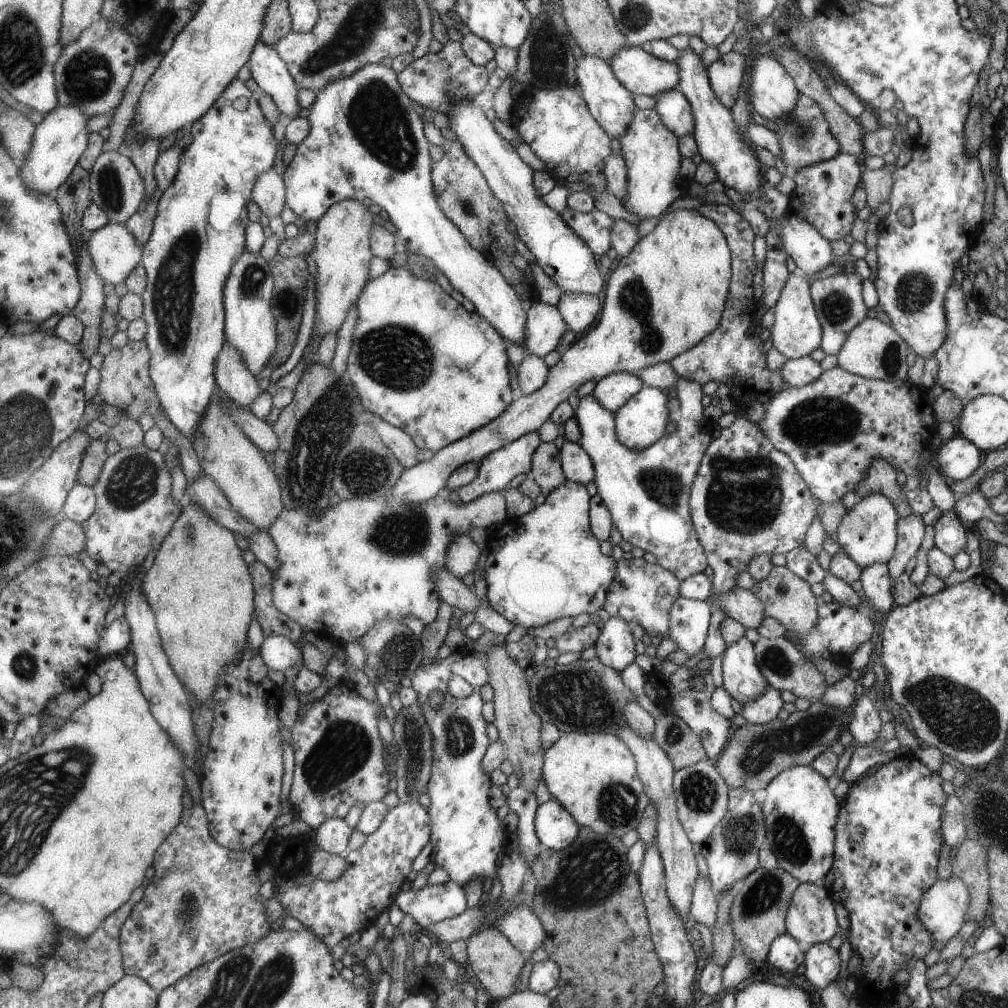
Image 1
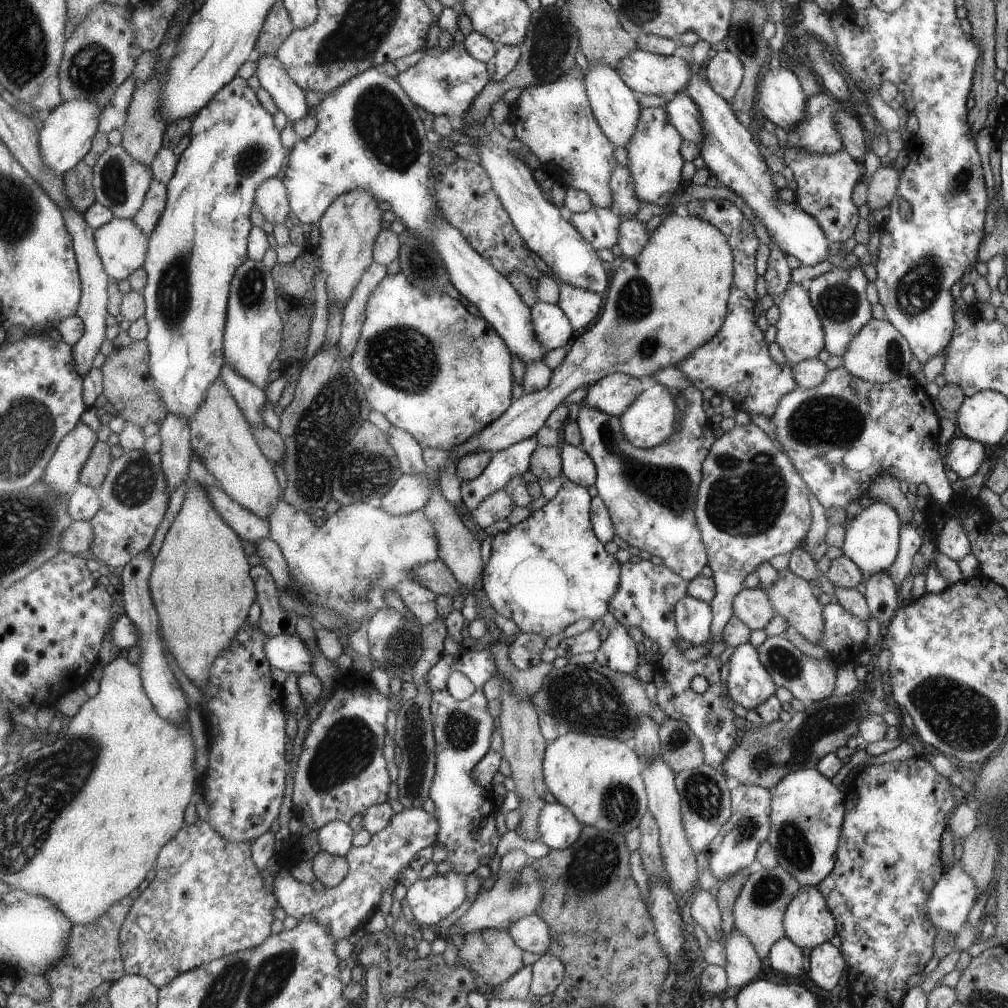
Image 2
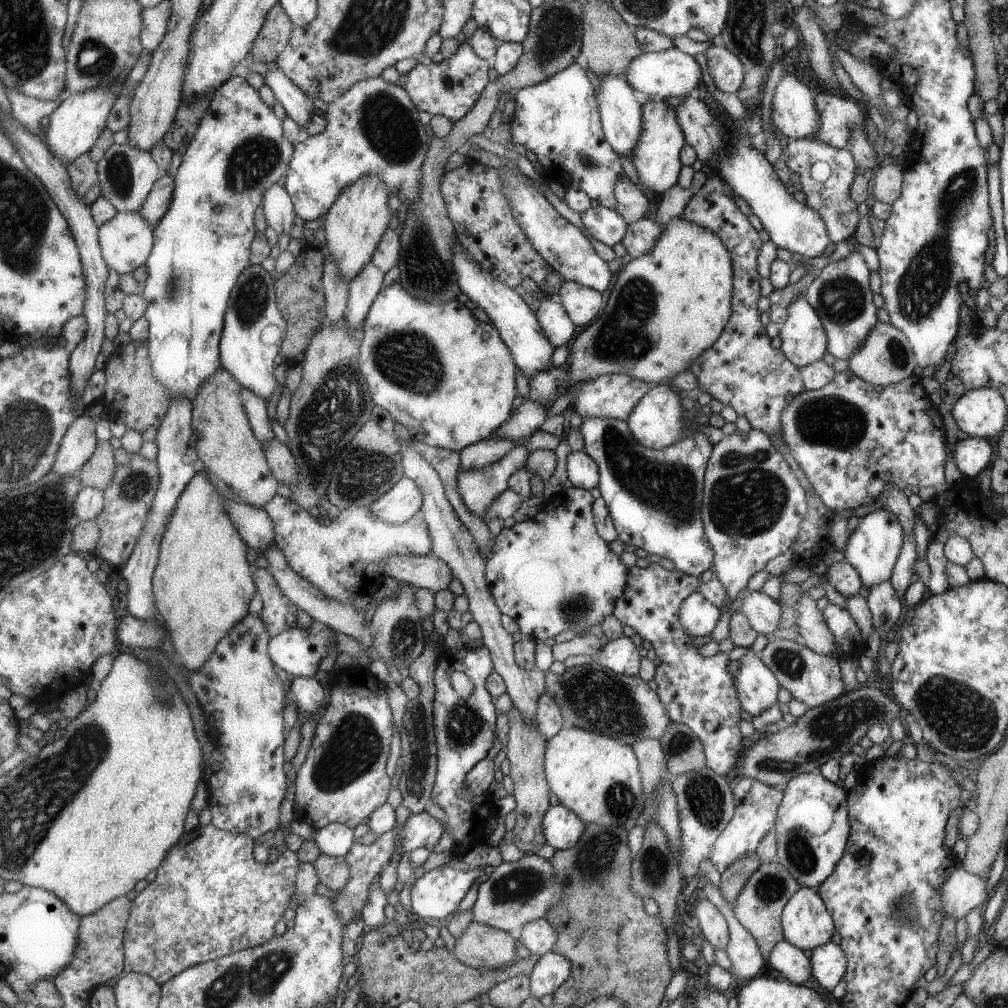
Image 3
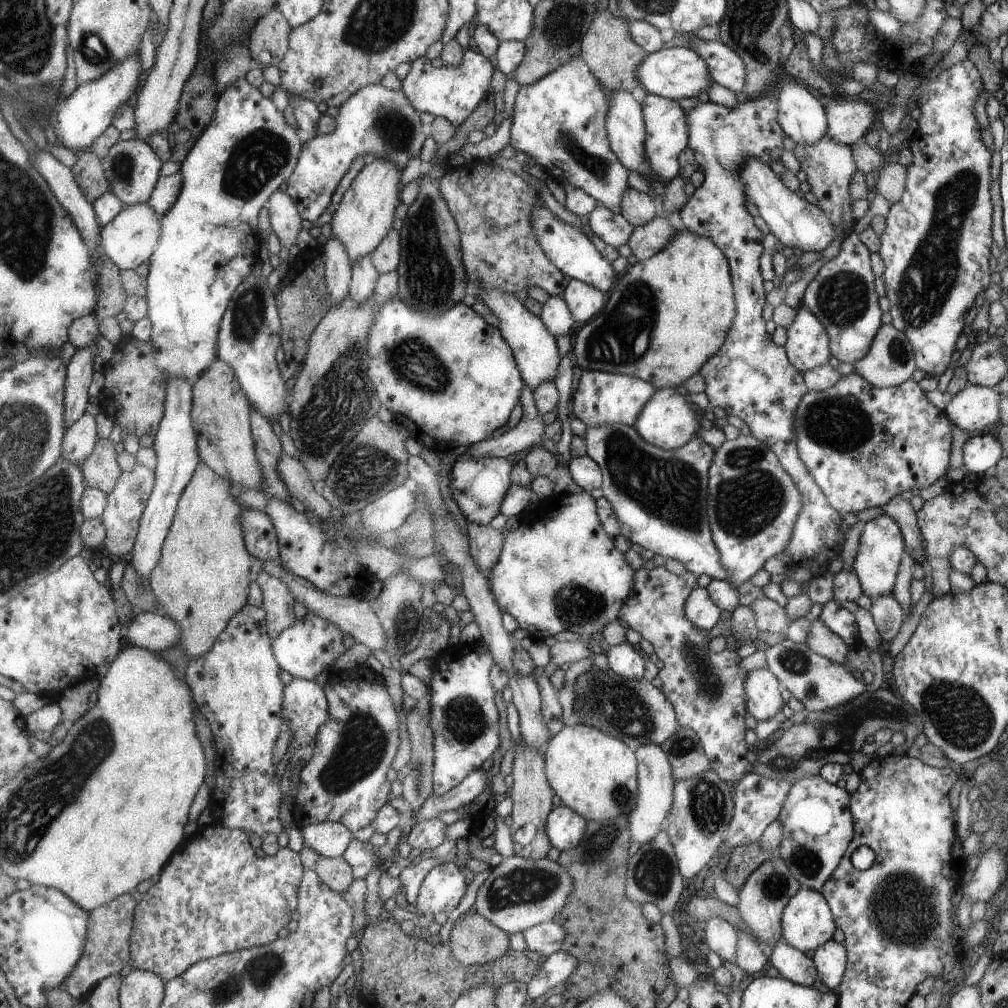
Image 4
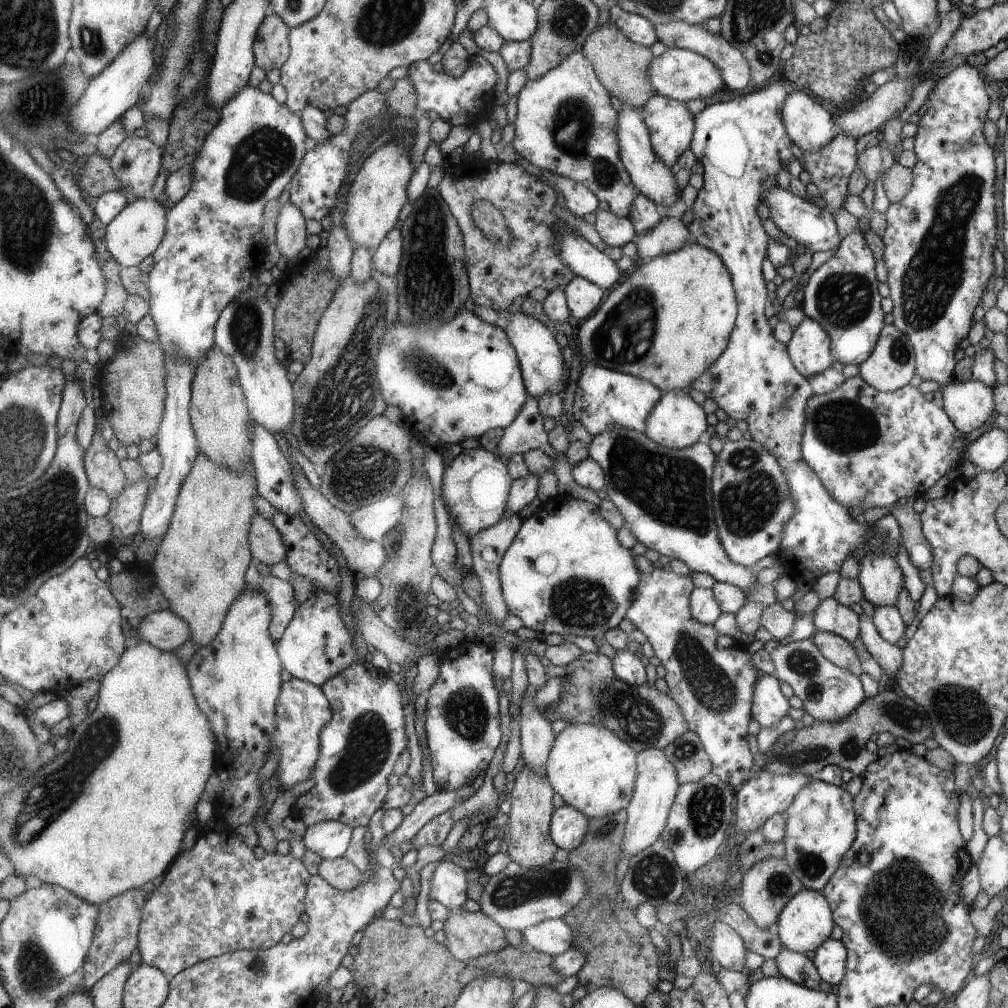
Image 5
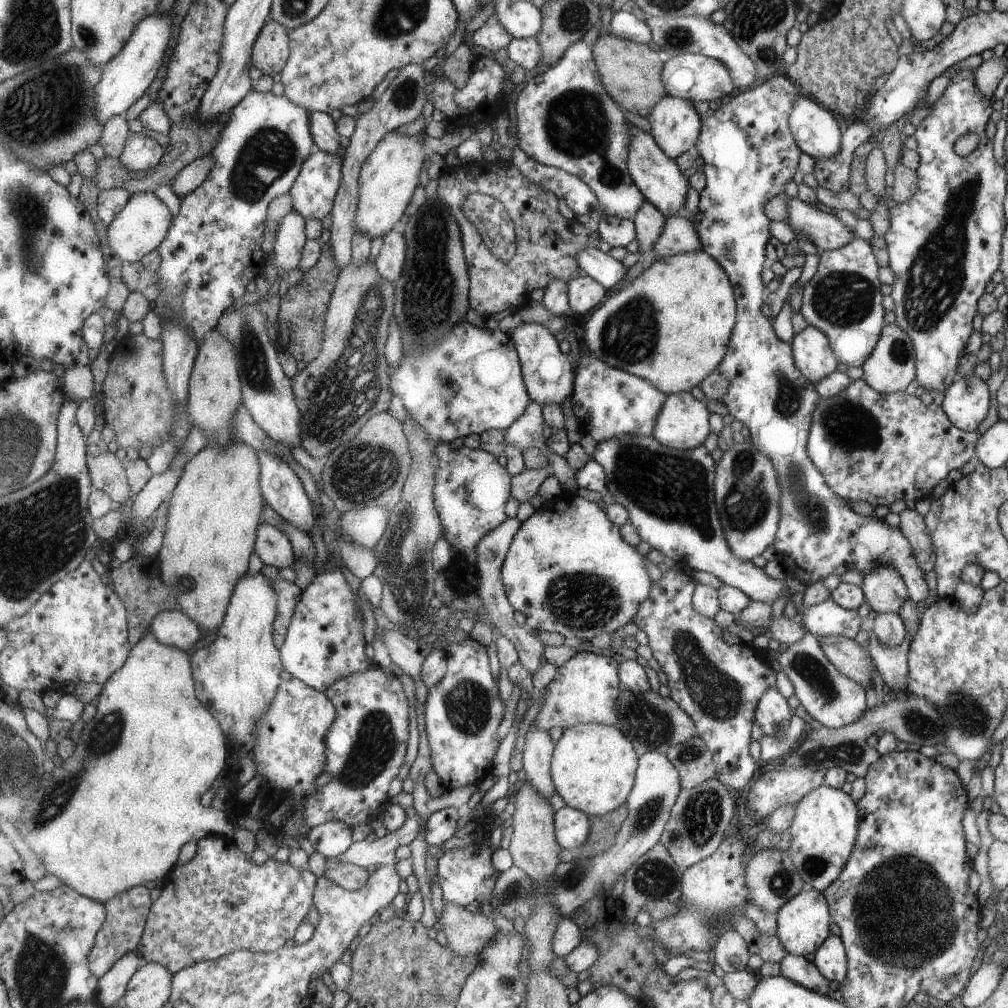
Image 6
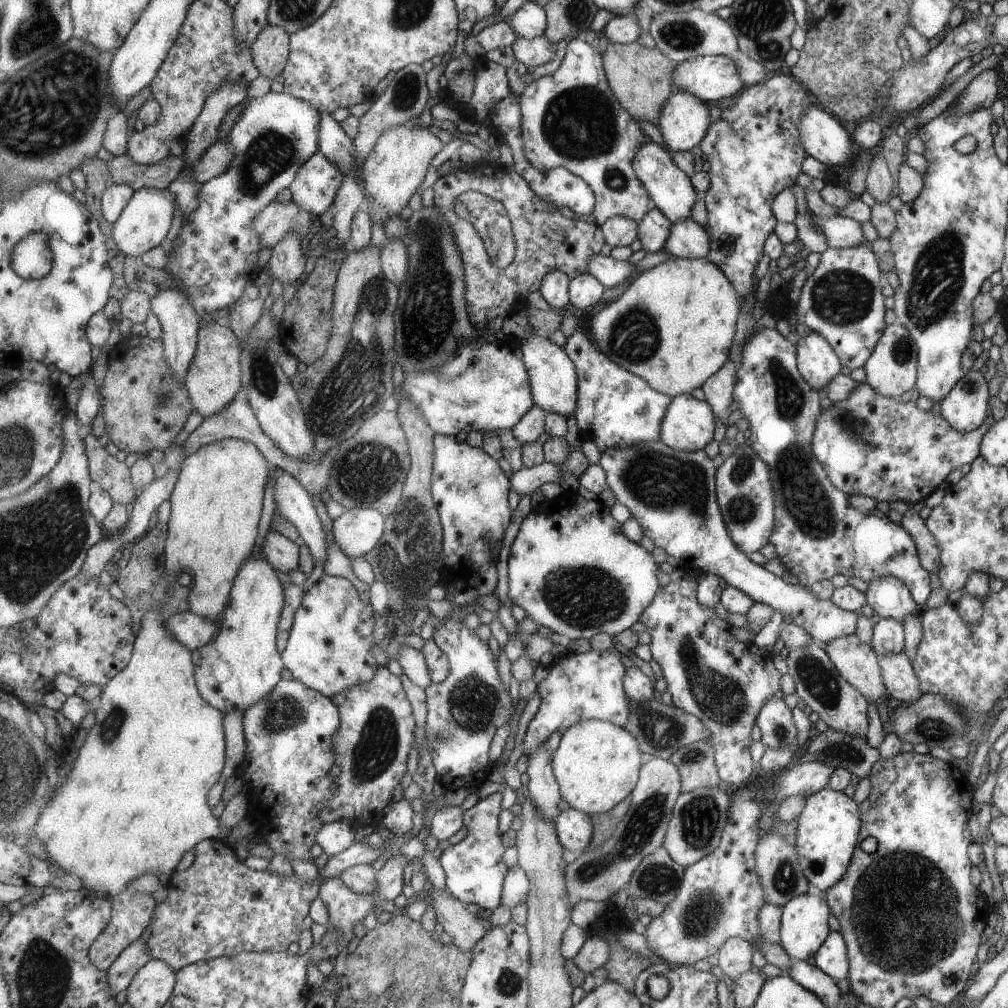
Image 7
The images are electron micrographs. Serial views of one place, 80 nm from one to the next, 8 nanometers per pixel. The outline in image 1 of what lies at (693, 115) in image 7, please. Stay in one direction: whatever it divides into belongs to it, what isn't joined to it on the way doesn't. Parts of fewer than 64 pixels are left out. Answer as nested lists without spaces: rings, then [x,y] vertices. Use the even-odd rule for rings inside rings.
[[[637,109],[626,132],[618,140],[627,175],[626,193],[620,200],[621,205],[640,220],[661,216],[687,190],[687,180],[679,174],[678,136],[663,124],[655,109]]]

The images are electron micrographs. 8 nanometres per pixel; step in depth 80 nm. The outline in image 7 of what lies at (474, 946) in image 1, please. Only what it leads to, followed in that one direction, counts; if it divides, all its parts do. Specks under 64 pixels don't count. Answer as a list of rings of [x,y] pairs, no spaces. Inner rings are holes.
[[[421,889],[415,898],[432,908],[436,922],[452,936],[452,944],[459,950],[469,951],[492,927],[487,920],[478,920],[466,910],[465,904],[444,889]]]

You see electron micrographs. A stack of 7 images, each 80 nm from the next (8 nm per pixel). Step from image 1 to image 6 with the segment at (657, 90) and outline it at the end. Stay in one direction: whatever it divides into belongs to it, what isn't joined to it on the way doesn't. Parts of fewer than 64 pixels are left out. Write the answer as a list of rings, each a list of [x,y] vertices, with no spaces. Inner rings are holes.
[[[681,54],[674,57],[664,57],[665,65],[662,66],[661,81],[666,89],[666,95],[697,102],[713,102],[725,100],[734,88],[730,71],[720,61],[703,55]]]

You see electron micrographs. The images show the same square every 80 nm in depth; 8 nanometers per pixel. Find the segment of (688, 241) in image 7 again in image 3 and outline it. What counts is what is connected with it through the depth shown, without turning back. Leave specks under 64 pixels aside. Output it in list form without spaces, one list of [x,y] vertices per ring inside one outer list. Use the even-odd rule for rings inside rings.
[[[641,217],[639,220],[627,224],[626,234],[622,238],[621,244],[632,259],[647,255],[651,252],[656,238],[662,230],[663,227],[659,226],[653,218]]]

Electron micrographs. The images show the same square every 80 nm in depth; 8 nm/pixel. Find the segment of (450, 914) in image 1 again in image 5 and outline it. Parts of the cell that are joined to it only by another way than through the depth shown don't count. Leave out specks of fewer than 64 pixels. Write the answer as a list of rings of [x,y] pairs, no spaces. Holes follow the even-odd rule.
[[[451,860],[439,862],[431,878],[428,902],[436,900],[448,911],[459,908],[467,899],[465,871]]]

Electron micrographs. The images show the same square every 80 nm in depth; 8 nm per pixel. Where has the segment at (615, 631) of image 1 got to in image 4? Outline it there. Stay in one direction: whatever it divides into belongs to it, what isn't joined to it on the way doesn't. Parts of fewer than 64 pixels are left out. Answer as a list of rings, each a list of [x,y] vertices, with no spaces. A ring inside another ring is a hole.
[[[624,642],[619,646],[610,646],[603,653],[608,662],[608,668],[615,674],[626,679],[639,680],[643,676],[643,660],[641,656],[631,648],[631,644]]]

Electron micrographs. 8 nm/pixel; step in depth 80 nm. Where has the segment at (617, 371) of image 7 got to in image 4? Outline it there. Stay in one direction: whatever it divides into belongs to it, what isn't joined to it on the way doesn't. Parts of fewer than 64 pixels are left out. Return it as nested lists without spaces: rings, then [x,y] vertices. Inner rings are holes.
[[[584,370],[579,376],[579,382],[571,404],[569,414],[579,418],[586,427],[597,427],[602,424],[619,423],[634,428],[643,405],[654,396],[656,389],[651,383],[640,378],[605,371]]]

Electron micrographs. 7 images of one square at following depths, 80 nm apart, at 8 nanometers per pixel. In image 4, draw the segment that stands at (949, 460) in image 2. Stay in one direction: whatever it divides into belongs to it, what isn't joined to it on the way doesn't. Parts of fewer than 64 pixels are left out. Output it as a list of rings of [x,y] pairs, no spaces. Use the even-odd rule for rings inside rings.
[[[992,434],[971,436],[963,446],[961,468],[978,477],[983,476],[987,468],[993,468],[1003,457],[1003,449],[999,439]]]

